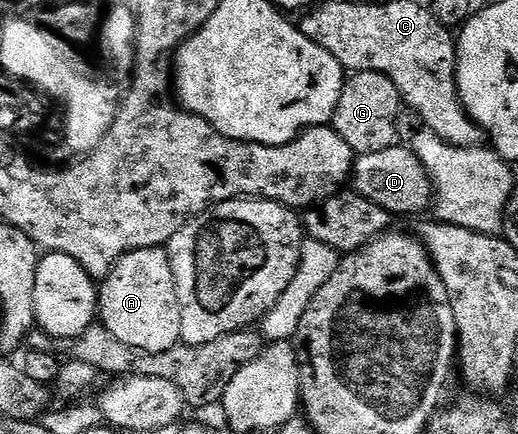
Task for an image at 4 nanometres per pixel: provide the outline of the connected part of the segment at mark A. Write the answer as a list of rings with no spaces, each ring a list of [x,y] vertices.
[[[155,246],[124,254],[98,286],[99,321],[122,344],[147,354],[166,352],[180,342],[180,301],[167,249]]]

